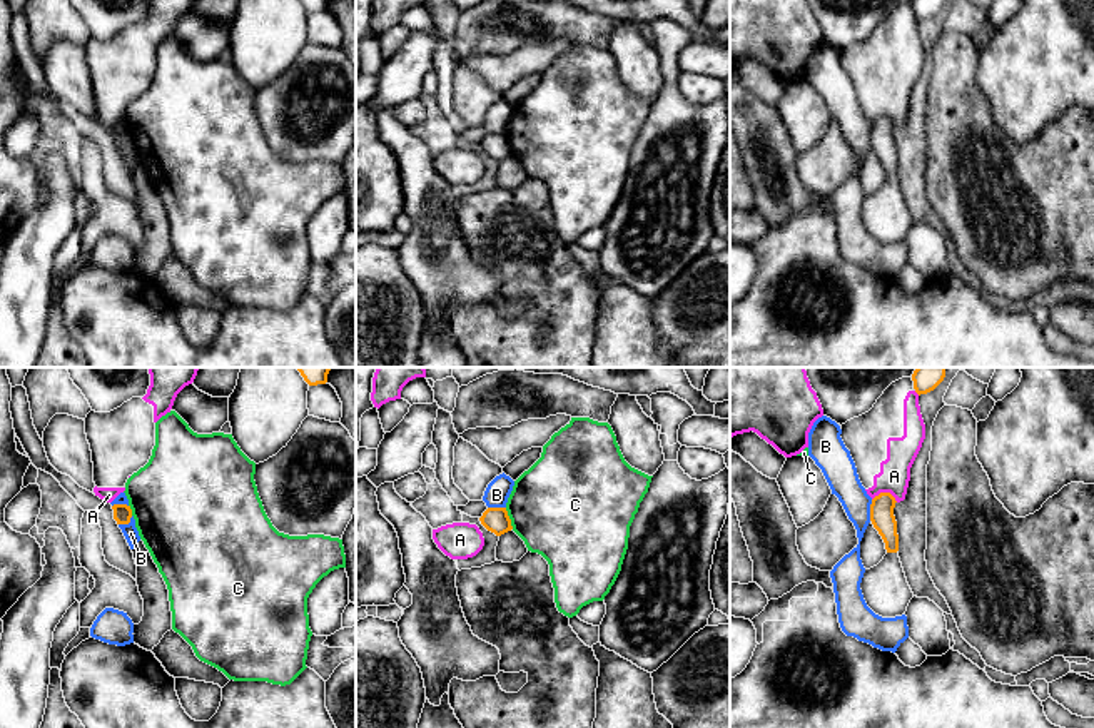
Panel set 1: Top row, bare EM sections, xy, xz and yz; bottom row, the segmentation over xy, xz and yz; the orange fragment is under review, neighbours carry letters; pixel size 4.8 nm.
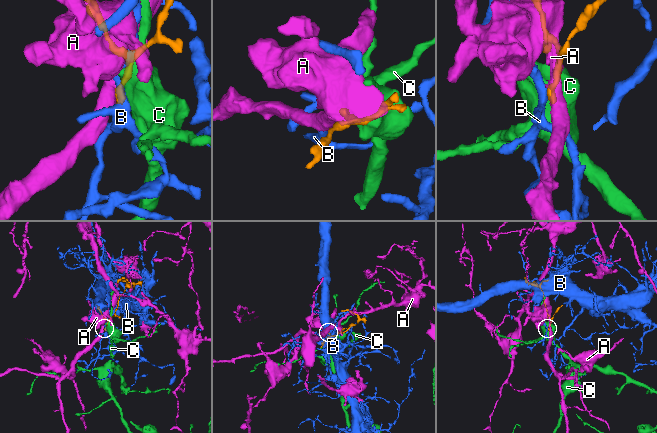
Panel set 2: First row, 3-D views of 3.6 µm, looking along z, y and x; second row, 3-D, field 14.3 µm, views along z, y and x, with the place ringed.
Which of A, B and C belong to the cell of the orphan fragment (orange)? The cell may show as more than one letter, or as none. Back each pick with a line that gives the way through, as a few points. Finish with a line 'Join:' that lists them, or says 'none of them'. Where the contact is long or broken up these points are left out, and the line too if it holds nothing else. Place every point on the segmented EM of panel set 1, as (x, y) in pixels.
Join: none of them

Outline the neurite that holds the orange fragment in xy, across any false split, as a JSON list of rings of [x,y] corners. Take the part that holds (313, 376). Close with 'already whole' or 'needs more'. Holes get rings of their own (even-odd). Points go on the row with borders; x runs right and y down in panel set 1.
[[[296,367],[309,386],[326,384],[331,367]]]; already whole

